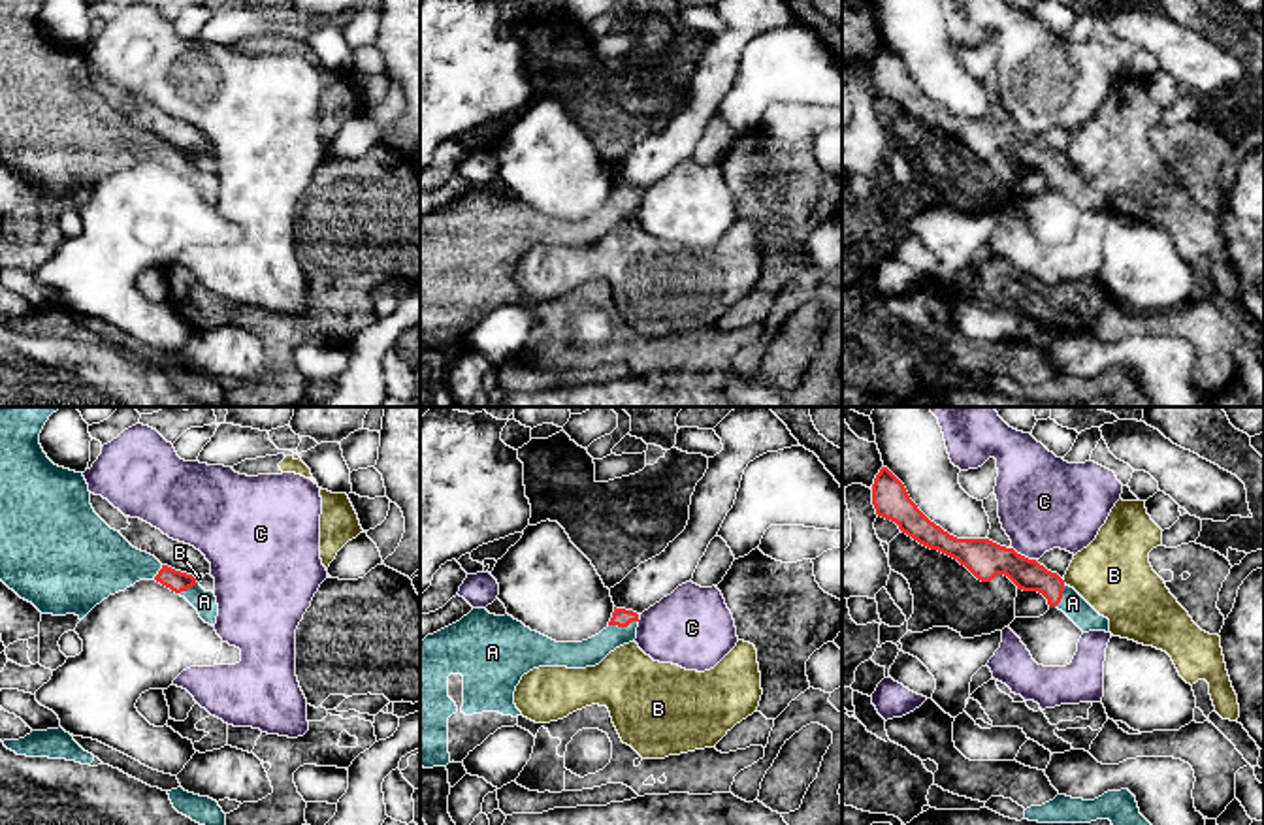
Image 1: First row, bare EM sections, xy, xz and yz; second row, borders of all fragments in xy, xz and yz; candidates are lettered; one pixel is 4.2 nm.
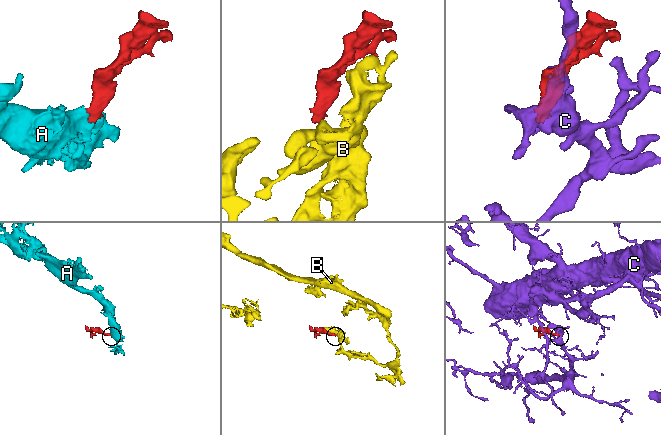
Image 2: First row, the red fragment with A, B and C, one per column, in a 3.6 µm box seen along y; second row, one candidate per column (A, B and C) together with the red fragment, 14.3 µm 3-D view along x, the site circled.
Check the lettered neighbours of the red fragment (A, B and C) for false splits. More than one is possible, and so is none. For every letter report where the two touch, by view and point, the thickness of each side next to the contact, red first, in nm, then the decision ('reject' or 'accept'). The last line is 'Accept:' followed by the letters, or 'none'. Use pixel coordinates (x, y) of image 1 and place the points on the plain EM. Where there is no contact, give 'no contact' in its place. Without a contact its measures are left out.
A: meets red in xz at (622, 204); 80 nm thick on the red side, 120 nm on the other; accept
B: meets red in yz at (1063, 159); 140 nm thick on the red side, 320 nm on the other; reject
C: meets red in yz at (1023, 134); 160 nm thick on the red side, 400 nm on the other; reject
Accept: A

